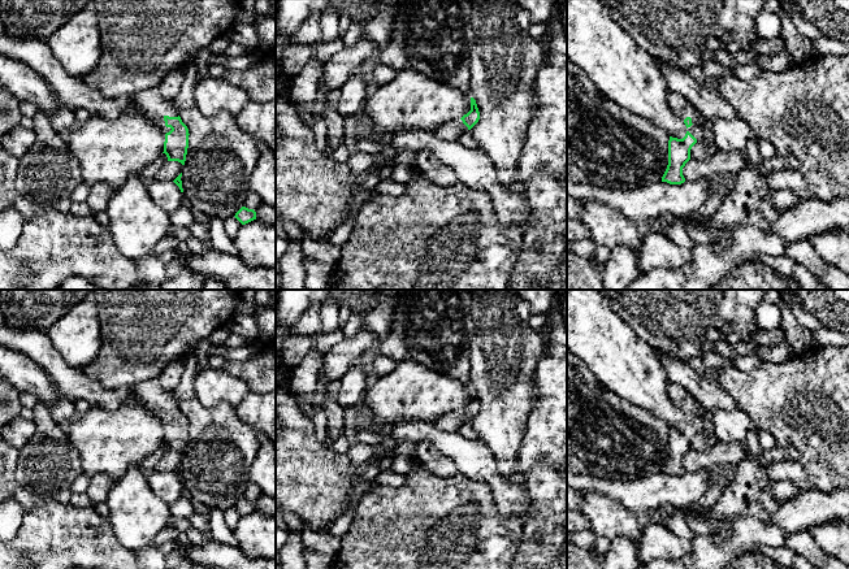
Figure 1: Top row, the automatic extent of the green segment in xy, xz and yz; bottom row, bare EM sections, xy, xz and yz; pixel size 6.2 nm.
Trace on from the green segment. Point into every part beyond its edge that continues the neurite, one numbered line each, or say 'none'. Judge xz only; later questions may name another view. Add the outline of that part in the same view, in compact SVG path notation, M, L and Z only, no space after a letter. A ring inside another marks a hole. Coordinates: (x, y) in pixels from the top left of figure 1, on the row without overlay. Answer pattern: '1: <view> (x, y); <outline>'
1: xz (451, 421); M452 411L449 412L441 417L438 417L434 421L434 425L437 425L439 429L450 433L458 433L459 427L468 421L468 418L463 414L463 412L459 411Z

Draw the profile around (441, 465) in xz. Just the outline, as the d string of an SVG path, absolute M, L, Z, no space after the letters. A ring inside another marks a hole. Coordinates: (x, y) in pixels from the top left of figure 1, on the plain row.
M428 442L417 443L416 460L438 477L451 477L458 473L455 462Z

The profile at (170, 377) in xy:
M183 361L170 362L160 374L160 386L164 391L174 391L181 382L181 377L185 372Z

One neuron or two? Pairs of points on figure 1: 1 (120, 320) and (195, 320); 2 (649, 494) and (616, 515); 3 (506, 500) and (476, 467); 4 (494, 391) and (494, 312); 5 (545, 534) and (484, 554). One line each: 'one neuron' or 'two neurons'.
1: one neuron
2: two neurons
3: one neuron
4: one neuron
5: two neurons

